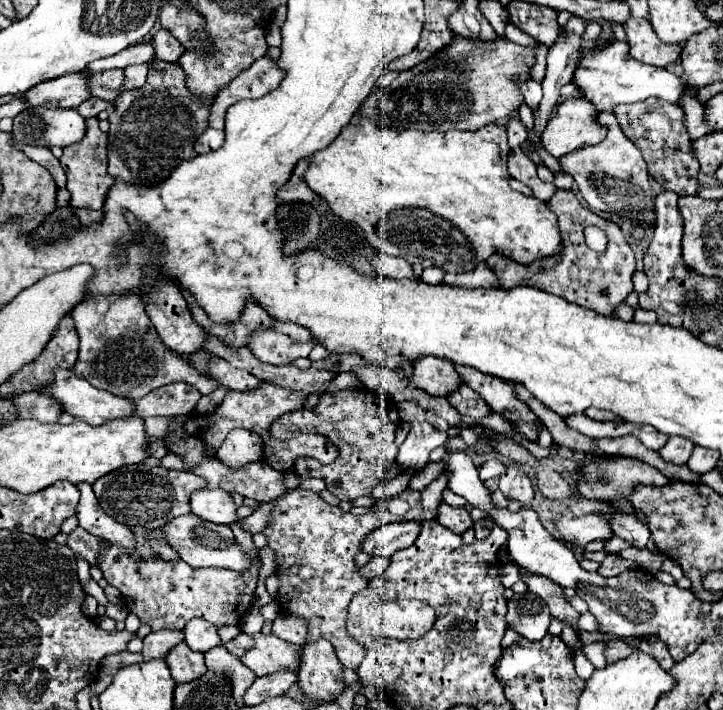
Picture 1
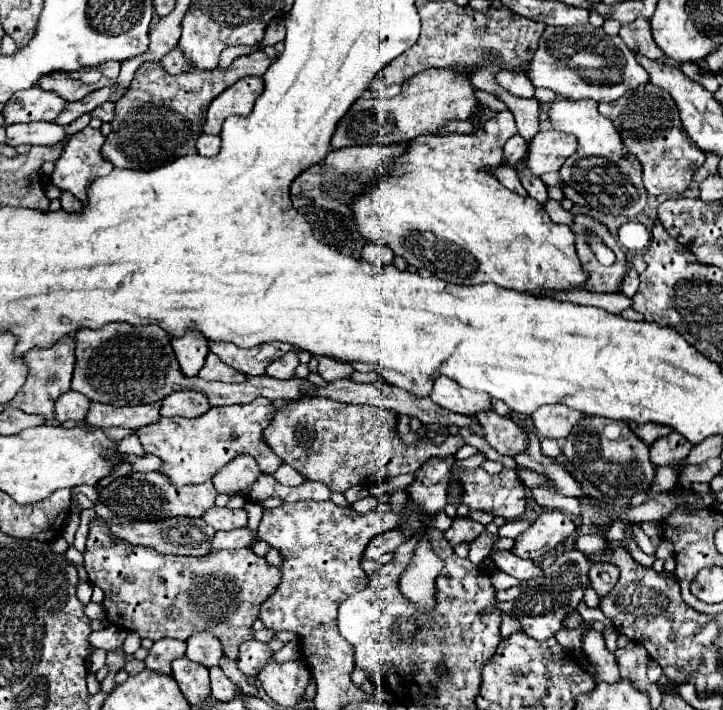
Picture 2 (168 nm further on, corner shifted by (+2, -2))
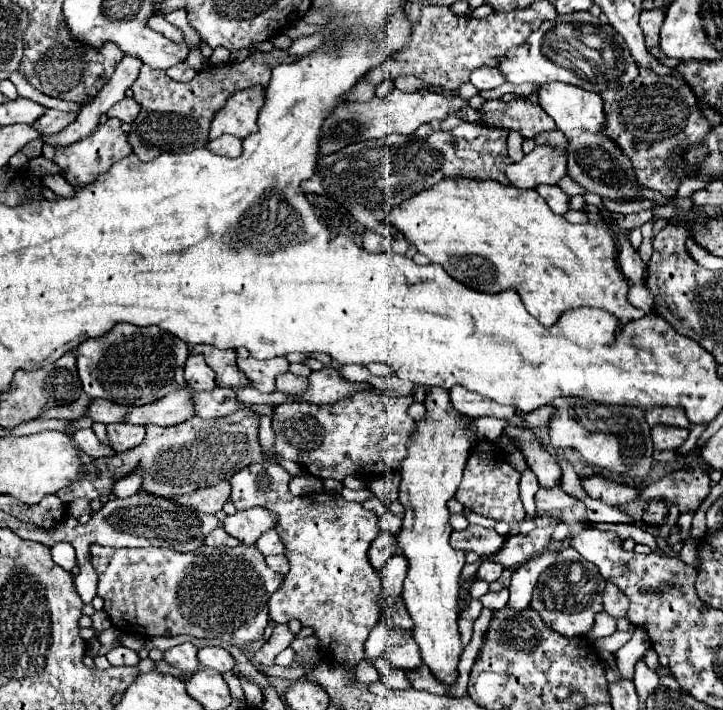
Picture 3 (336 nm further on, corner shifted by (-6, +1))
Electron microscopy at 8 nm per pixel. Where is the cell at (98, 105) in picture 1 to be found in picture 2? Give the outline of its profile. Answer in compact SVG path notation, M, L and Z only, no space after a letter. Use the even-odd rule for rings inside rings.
M105 102L97 110L93 110L91 116L93 118L99 118L101 122L111 122L115 118L115 104L113 102Z

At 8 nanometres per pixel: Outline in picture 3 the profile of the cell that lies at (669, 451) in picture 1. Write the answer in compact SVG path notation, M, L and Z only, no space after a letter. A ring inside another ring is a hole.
M653 427L651 429L651 439L655 443L655 449L659 451L675 451L685 443L689 435L689 429L679 429L679 427Z

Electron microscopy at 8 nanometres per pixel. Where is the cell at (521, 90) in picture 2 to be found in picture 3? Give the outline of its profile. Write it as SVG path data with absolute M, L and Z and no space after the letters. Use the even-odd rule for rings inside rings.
M479 67L477 71L473 71L471 75L471 83L483 91L483 89L493 89L499 87L501 83L505 83L505 75L501 69L493 69L493 67Z

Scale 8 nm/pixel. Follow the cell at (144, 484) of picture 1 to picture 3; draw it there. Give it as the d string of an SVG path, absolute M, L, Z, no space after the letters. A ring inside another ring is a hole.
M221 481L213 487L203 487L199 491L187 493L187 495L171 497L173 503L185 505L185 507L191 507L191 509L197 509L197 511L203 511L203 513L221 511L227 499L229 499L229 483L227 481Z

